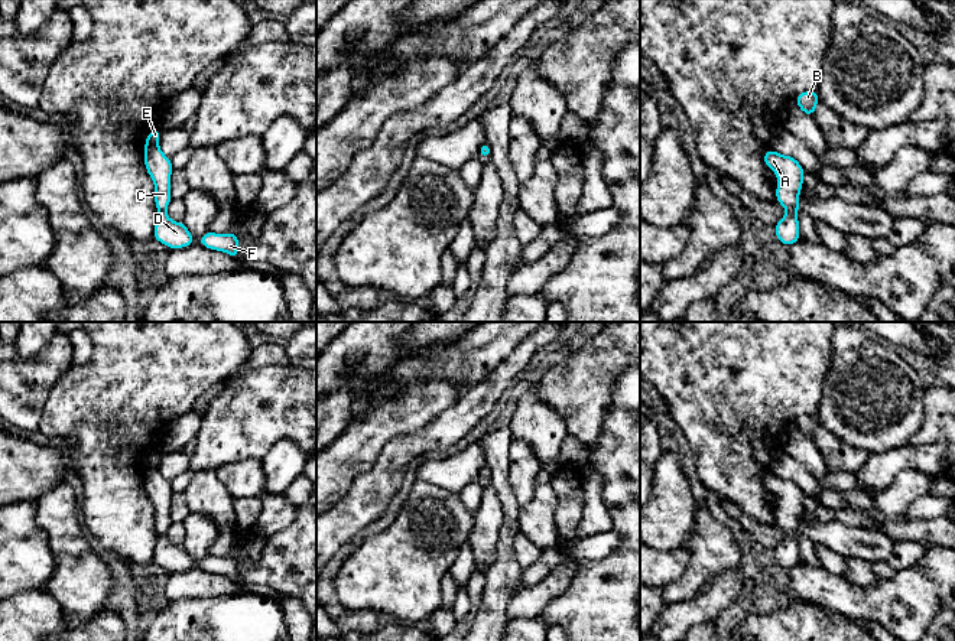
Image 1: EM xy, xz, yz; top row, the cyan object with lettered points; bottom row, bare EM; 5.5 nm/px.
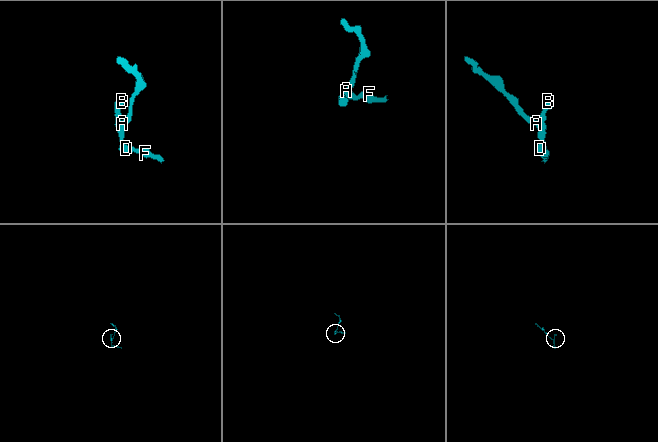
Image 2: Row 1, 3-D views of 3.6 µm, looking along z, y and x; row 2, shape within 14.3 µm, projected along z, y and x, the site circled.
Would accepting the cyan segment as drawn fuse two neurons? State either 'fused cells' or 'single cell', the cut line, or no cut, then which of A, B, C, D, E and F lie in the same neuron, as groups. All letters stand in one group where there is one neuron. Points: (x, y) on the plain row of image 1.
single cell; cut none; groups A B C D E F

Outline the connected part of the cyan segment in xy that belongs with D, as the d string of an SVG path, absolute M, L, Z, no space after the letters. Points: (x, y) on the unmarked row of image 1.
M153 452L144 465L144 489L155 507L155 528L159 536L153 560L175 573L194 567L194 560L183 546L172 544L166 538L166 531L172 524L170 498L173 489L170 481L165 479L159 471L160 456L162 453Z

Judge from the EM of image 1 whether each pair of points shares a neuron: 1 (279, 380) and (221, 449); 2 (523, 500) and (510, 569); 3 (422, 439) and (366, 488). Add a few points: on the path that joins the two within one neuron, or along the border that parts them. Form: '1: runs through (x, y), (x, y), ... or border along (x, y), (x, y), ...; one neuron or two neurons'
1: runs through (265, 397), (230, 432); one neuron
2: border along (507, 475), (509, 485), (520, 508); two neurons
3: runs through (408, 449), (380, 477); one neuron

